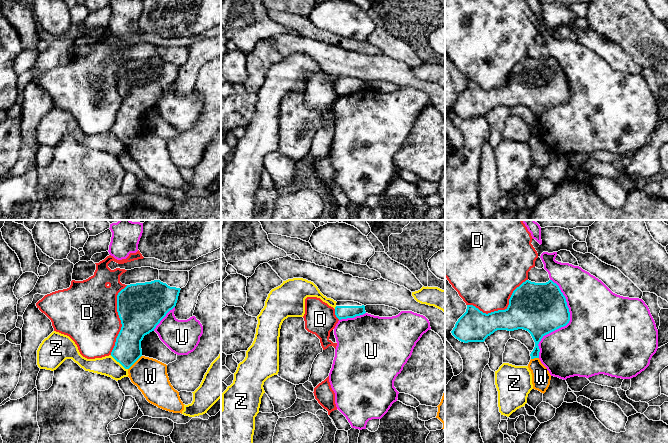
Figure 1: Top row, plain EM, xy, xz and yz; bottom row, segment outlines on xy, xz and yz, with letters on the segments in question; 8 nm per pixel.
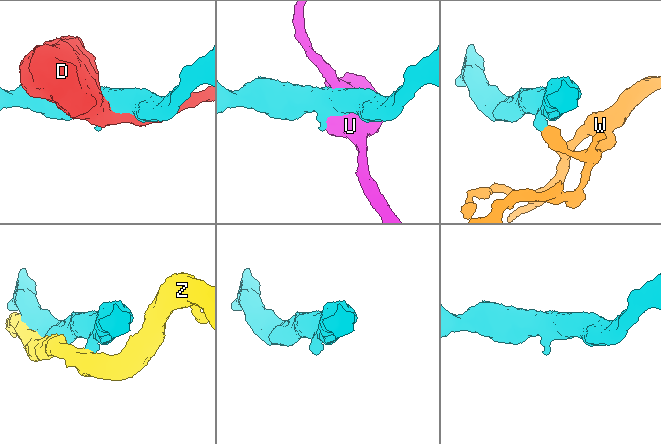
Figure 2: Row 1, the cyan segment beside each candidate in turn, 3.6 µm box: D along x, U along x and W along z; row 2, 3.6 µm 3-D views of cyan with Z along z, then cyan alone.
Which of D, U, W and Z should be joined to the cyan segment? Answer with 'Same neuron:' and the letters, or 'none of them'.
Same neuron: none of them

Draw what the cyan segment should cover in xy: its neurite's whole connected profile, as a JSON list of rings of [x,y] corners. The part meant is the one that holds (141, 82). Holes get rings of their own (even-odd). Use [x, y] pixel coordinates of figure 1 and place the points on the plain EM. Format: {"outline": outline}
{"outline": [[[154,56],[127,61],[118,69],[117,88],[122,103],[111,132],[125,145],[129,145],[142,132],[141,117],[145,111],[154,107],[166,90],[176,82],[180,66],[160,56]]]}

